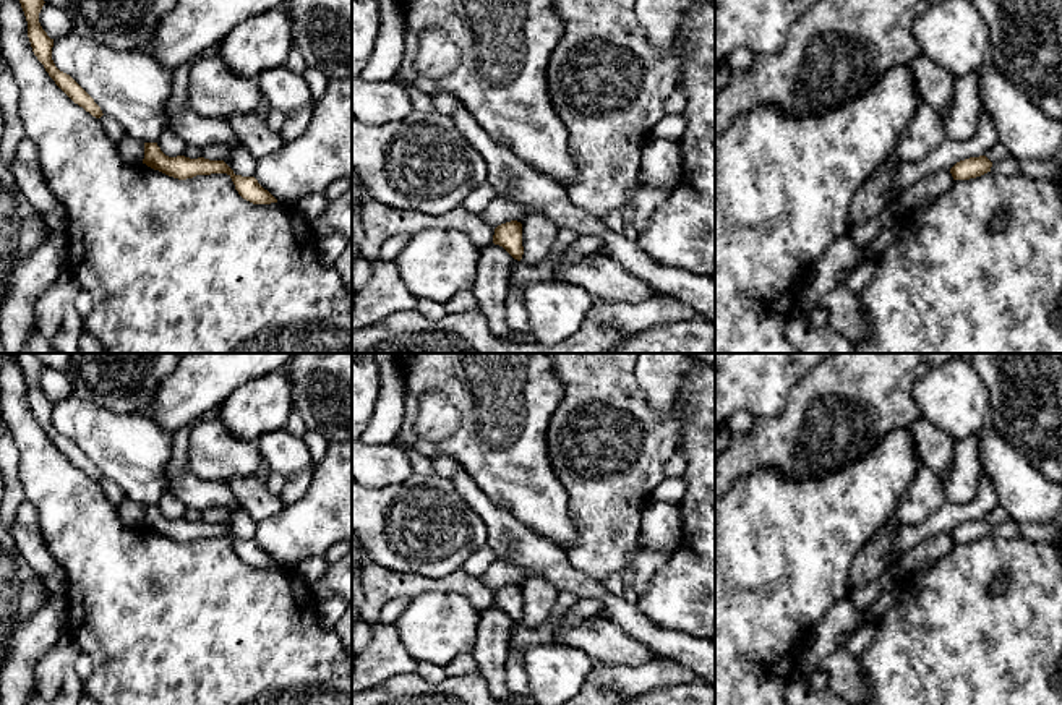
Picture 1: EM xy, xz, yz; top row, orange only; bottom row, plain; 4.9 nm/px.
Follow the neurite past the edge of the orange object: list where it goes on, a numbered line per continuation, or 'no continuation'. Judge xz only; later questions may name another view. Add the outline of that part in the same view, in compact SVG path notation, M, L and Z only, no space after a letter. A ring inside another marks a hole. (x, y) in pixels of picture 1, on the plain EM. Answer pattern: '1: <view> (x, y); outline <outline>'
no continuation

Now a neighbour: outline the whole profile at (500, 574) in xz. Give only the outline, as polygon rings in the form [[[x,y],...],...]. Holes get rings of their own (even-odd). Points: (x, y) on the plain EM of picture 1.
[[[496,559],[480,577],[480,580],[483,582],[483,585],[496,592],[498,588],[511,583],[522,585],[525,574],[519,567],[503,559]]]

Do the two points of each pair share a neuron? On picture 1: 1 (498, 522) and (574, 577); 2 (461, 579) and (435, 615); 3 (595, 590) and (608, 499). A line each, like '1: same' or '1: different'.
1: same
2: different
3: different

